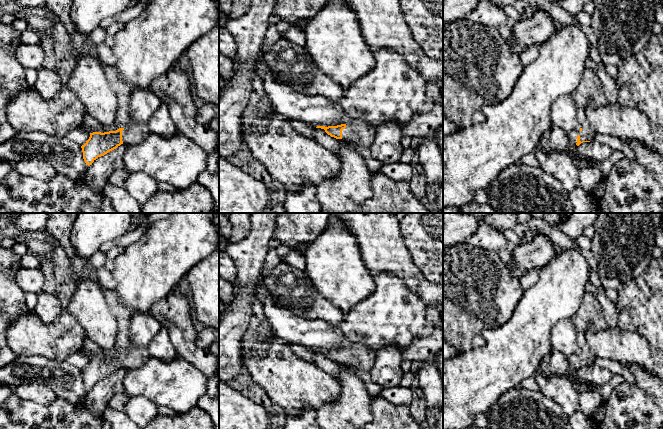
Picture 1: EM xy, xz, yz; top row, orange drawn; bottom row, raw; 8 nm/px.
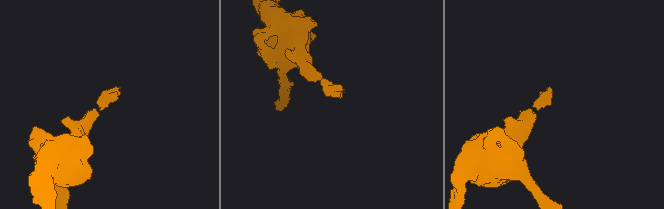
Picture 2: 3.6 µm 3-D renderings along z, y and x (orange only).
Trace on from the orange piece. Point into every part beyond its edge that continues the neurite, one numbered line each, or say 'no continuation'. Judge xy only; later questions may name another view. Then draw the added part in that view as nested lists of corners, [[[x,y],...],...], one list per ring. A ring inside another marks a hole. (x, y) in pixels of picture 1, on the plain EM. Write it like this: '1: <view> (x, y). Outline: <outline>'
1: xy (135, 358). Outline: [[[147,347],[135,348],[122,355],[122,365],[124,368],[138,368],[145,364],[150,357]]]

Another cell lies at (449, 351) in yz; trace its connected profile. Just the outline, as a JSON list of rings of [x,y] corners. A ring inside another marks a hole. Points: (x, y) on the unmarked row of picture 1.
[[[443,338],[443,361],[460,354]]]

